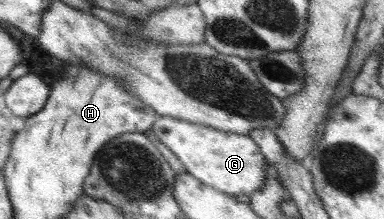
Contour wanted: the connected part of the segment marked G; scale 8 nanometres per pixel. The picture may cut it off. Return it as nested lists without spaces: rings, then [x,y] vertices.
[[[170,116],[160,117],[154,123],[154,133],[184,165],[189,175],[225,195],[249,196],[263,187],[266,161],[248,134],[225,132]]]

